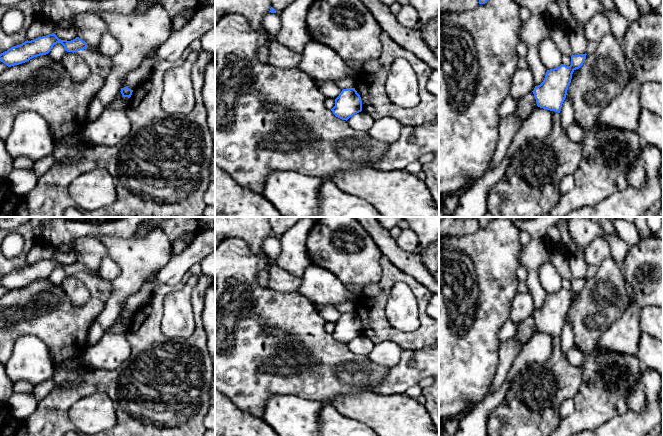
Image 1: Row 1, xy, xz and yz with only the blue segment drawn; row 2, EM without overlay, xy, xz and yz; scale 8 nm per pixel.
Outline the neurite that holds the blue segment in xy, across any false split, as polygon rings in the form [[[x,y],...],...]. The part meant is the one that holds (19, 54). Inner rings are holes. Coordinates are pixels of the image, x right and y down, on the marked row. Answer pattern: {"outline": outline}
{"outline": [[[52,33],[31,41],[27,40],[20,45],[11,47],[0,54],[0,61],[8,67],[19,65],[34,57],[48,54],[57,43],[61,43],[67,52],[77,52],[87,49],[87,43],[79,37],[67,41],[59,39],[54,33]]]}

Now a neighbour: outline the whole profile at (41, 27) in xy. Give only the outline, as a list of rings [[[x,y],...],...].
[[[36,19],[26,32],[26,39],[28,41],[34,40],[38,37],[52,34],[54,25],[46,19]]]

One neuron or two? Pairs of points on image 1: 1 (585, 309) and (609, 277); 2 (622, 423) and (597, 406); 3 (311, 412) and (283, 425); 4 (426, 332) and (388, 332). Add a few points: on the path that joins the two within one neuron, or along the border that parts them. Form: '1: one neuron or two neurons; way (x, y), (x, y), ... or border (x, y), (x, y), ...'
1: one neuron; way (593, 301), (608, 285)
2: two neurons; border (629, 409), (622, 414), (615, 415), (600, 425)
3: one neuron; way (304, 414), (296, 419), (290, 419)
4: one neuron; way (417, 337), (397, 336)

